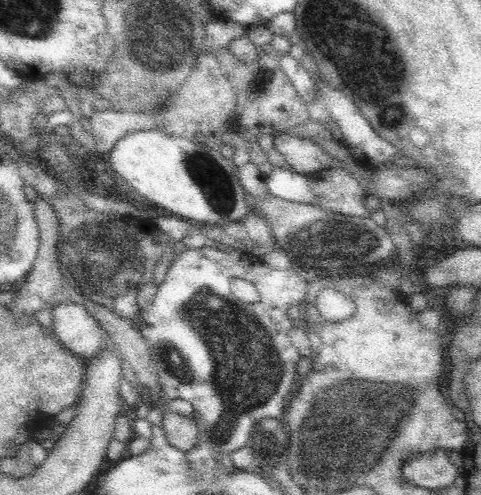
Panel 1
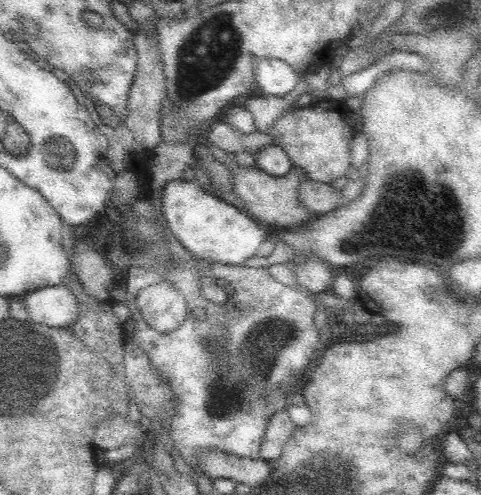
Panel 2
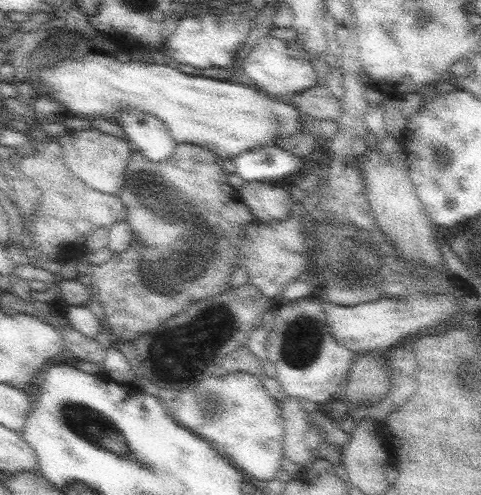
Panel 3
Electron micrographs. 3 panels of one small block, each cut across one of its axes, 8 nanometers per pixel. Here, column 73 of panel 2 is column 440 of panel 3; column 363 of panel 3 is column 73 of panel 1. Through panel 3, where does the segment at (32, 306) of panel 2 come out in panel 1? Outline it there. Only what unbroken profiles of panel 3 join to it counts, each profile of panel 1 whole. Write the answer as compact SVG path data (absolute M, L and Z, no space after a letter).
M58 302L52 308L54 328L50 328L68 352L80 358L96 358L106 348L108 336L106 330L100 328L100 322L92 318L82 304L74 302Z

